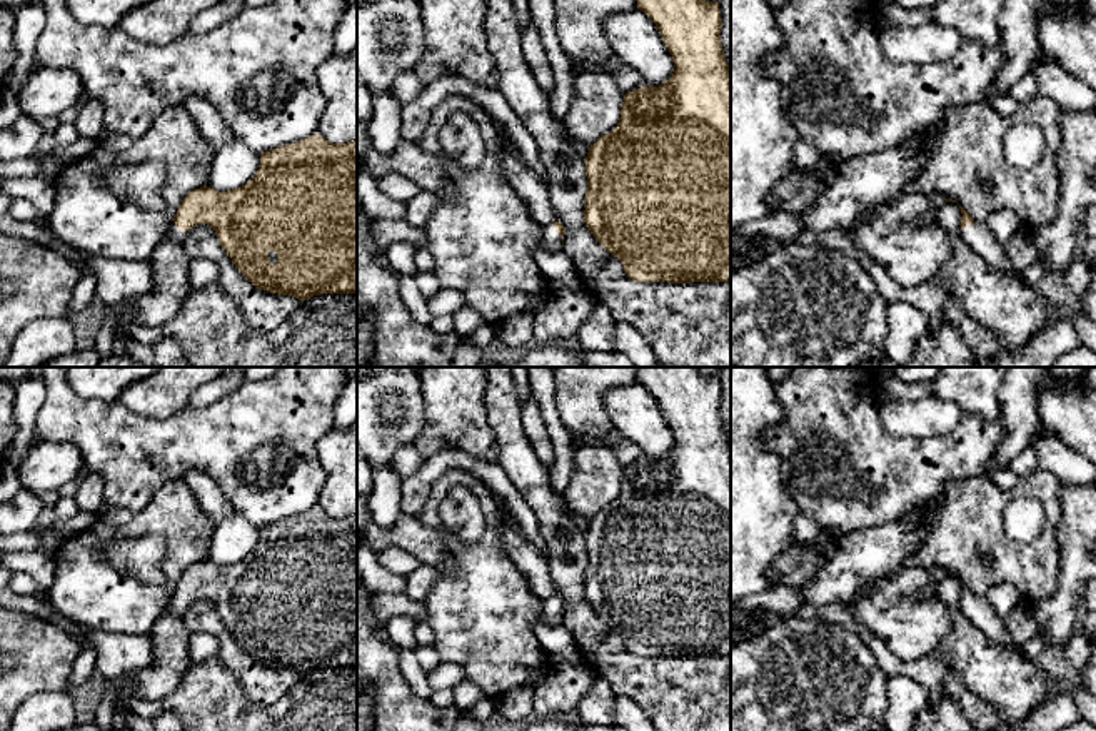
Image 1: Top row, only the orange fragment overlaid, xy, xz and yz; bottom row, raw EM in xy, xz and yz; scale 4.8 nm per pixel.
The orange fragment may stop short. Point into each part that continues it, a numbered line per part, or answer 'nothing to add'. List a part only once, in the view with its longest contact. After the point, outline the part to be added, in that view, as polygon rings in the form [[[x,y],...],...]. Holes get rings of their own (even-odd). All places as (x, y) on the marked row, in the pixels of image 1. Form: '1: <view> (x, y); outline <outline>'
1: xz (551, 241); outline [[[552,224],[544,225],[542,229],[540,249],[549,250],[549,252],[557,252],[564,249],[562,235],[554,229]]]

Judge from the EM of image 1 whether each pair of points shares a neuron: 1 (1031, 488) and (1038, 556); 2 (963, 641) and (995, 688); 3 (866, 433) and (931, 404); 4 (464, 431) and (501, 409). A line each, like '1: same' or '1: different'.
1: same
2: same
3: different
4: different

